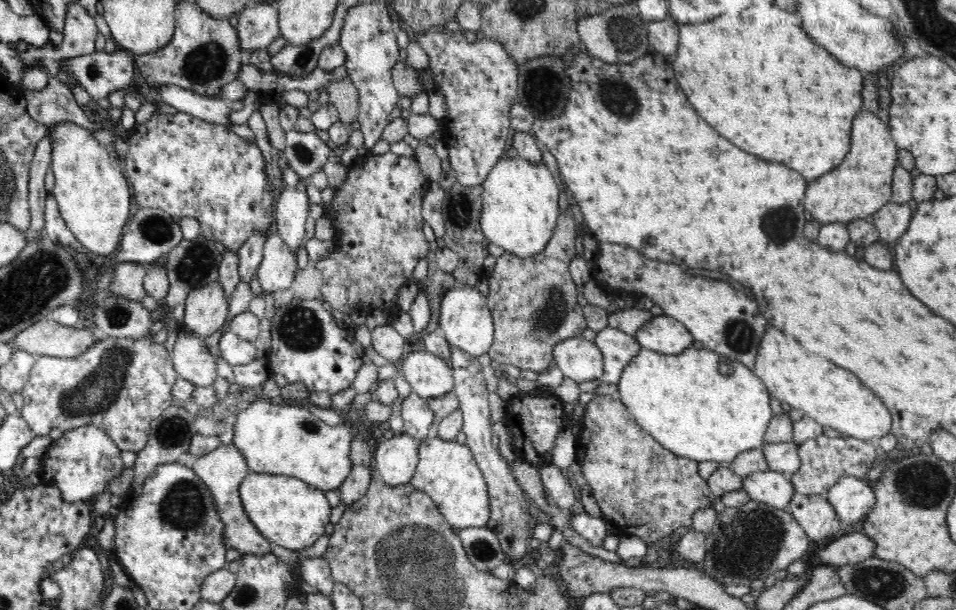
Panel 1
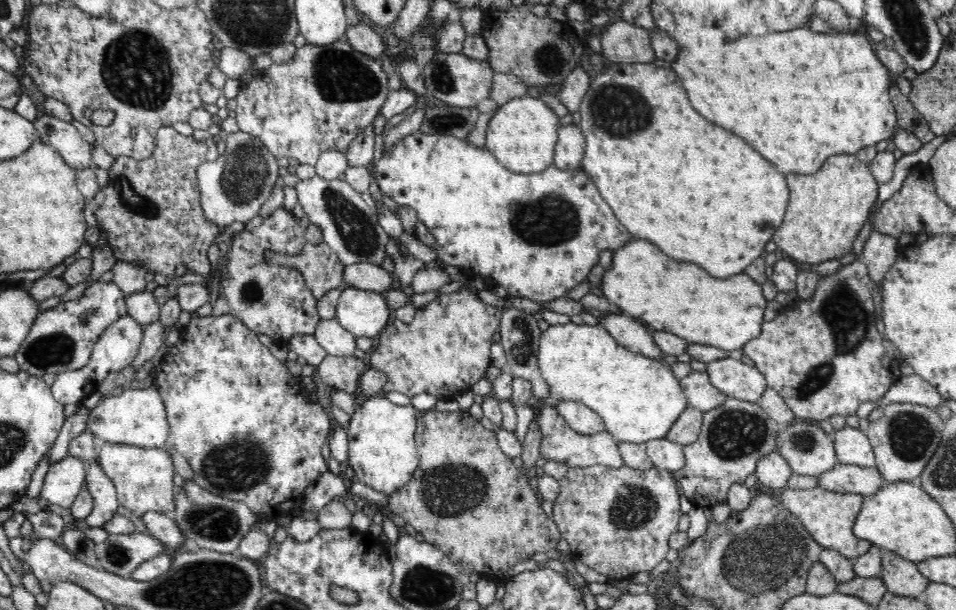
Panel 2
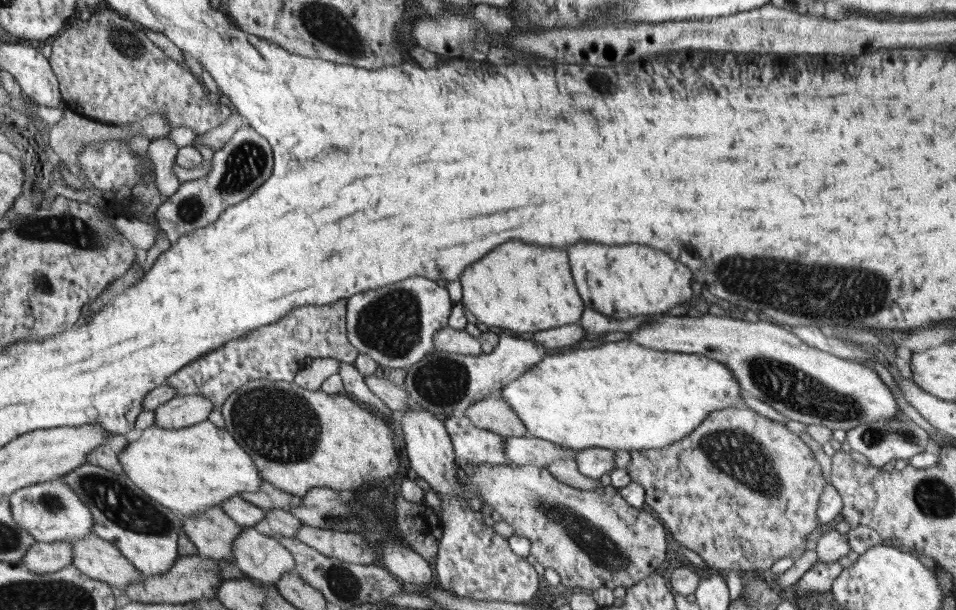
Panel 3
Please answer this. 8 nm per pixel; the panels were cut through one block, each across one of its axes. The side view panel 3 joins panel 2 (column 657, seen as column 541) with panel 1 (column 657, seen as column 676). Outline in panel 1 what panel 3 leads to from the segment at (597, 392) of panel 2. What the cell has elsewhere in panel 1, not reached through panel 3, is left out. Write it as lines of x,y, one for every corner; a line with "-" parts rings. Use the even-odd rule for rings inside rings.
694,346
674,356
642,348
624,366
618,390
626,410
646,432
650,432
650,436
656,438
658,444
662,444
674,456
694,460
696,464
718,462
728,466
738,458
738,454
762,448
766,442
766,426
774,412
778,412
772,394
750,368
738,360
726,358
712,350
696,350

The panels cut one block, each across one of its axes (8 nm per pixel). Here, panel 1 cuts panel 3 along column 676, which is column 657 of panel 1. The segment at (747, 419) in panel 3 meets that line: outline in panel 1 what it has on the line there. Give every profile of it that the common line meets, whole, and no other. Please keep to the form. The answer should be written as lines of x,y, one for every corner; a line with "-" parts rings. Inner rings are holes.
596,396
586,404
586,414
582,418
582,430
576,436
578,444
578,464
586,482
590,486
592,498
598,508
604,512
604,518
618,530
620,536
636,536
644,544
656,544
664,538
670,538
678,528
692,528
694,514
704,508
714,506
714,496
710,492
708,480
698,474
698,464
688,458
674,456
662,444
656,442
650,432
646,432
634,416
626,410
622,400
614,400
614,396

